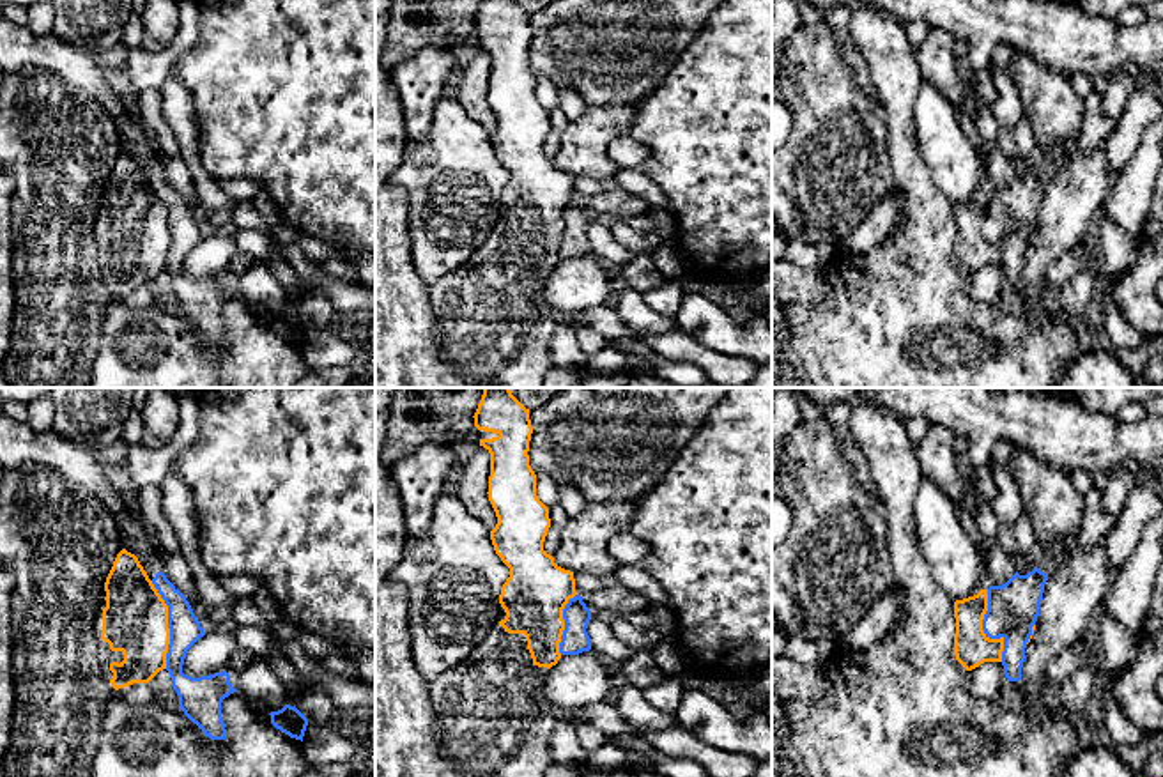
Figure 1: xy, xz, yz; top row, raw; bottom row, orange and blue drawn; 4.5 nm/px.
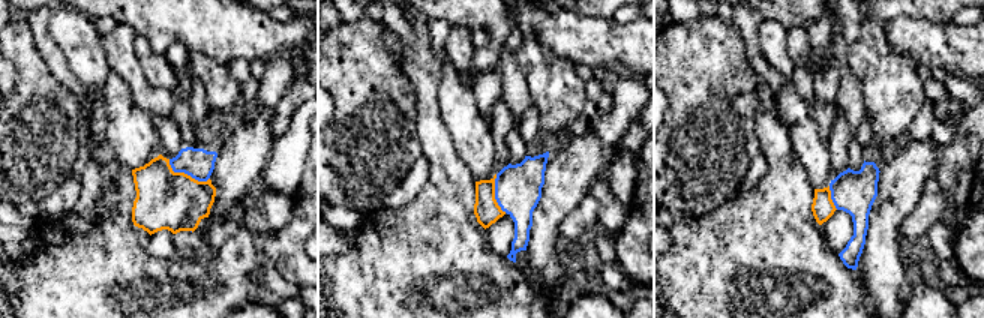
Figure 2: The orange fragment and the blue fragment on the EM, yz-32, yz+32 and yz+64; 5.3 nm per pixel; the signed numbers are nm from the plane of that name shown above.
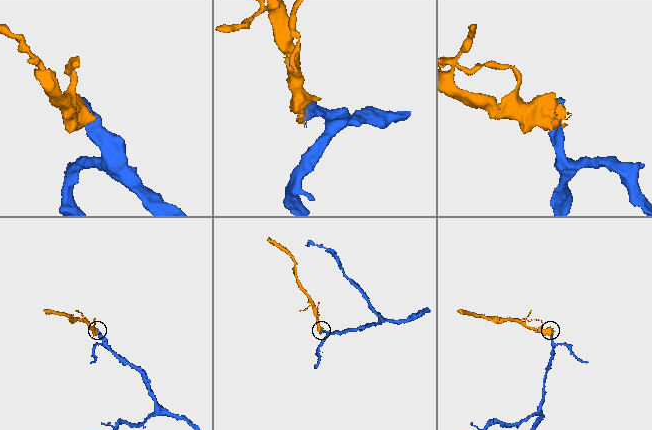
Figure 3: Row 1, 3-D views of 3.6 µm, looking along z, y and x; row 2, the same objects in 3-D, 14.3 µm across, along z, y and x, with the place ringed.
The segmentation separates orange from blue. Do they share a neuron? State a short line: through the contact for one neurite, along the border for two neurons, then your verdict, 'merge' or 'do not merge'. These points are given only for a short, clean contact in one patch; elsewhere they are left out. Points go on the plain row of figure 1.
line xy (151, 184), (167, 209), (167, 271); do not merge

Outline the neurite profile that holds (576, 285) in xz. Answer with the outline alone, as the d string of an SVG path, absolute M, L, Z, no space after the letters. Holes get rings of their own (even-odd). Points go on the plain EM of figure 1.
M593 253L579 258L561 258L551 271L543 288L545 301L559 320L570 320L588 310L611 304L612 276Z

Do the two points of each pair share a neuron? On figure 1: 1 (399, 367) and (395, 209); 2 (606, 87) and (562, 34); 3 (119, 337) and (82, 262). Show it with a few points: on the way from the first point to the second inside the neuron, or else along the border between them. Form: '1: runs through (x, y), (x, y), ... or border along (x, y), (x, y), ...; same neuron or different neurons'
1: runs through (393, 328), (393, 248); same neuron
2: runs through (602, 75), (574, 46); same neuron
3: border along (115, 296), (107, 310), (101, 342), (96, 351); different neurons

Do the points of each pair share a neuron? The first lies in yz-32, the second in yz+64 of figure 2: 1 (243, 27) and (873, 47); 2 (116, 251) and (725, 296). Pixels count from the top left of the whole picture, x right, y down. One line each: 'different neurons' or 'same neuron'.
1: different neurons
2: same neuron

